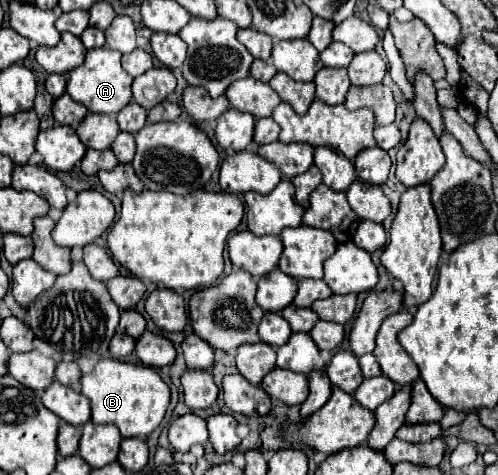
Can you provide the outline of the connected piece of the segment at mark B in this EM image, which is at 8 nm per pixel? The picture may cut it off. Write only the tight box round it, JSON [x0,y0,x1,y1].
[80,358,170,438]

